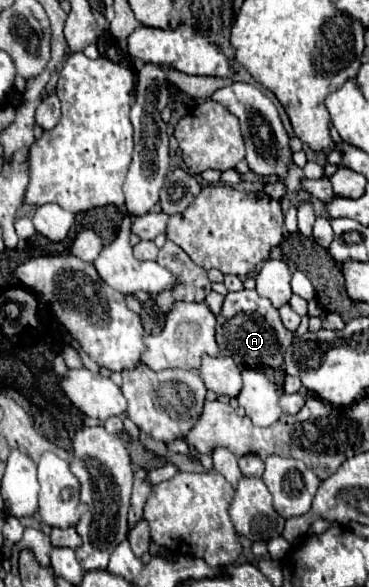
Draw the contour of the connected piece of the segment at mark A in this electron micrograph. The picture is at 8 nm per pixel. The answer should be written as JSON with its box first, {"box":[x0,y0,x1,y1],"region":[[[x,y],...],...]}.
{"box":[217,289,293,367],"region":[[[253,289],[229,293],[223,303],[223,311],[217,317],[217,345],[221,355],[231,357],[239,367],[273,367],[283,365],[283,353],[293,343],[293,333],[281,323],[279,311],[269,299],[257,295]]]}

